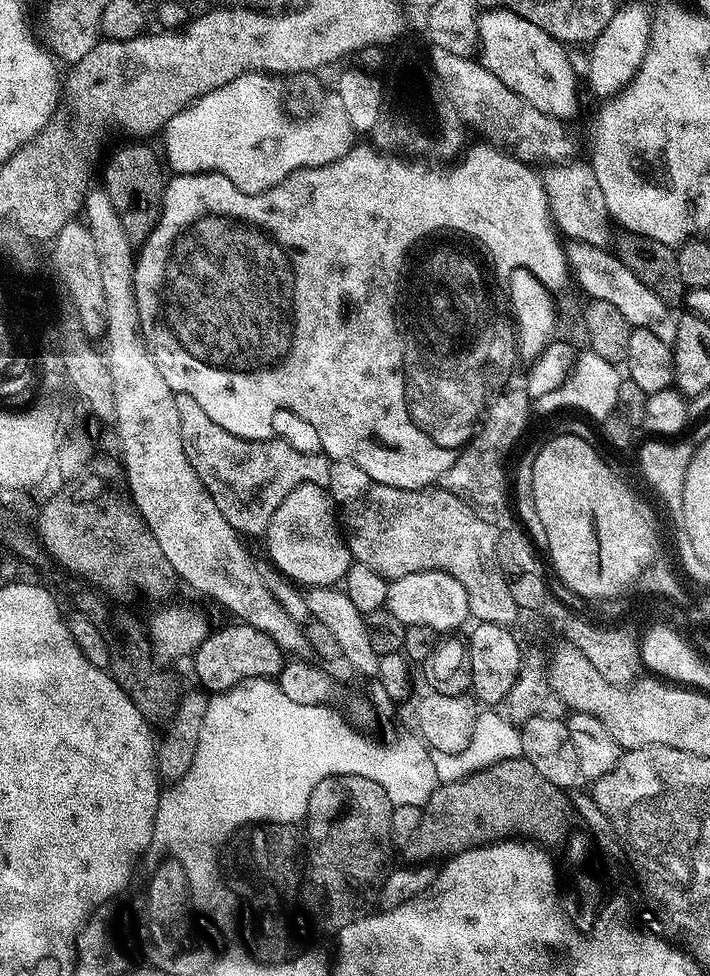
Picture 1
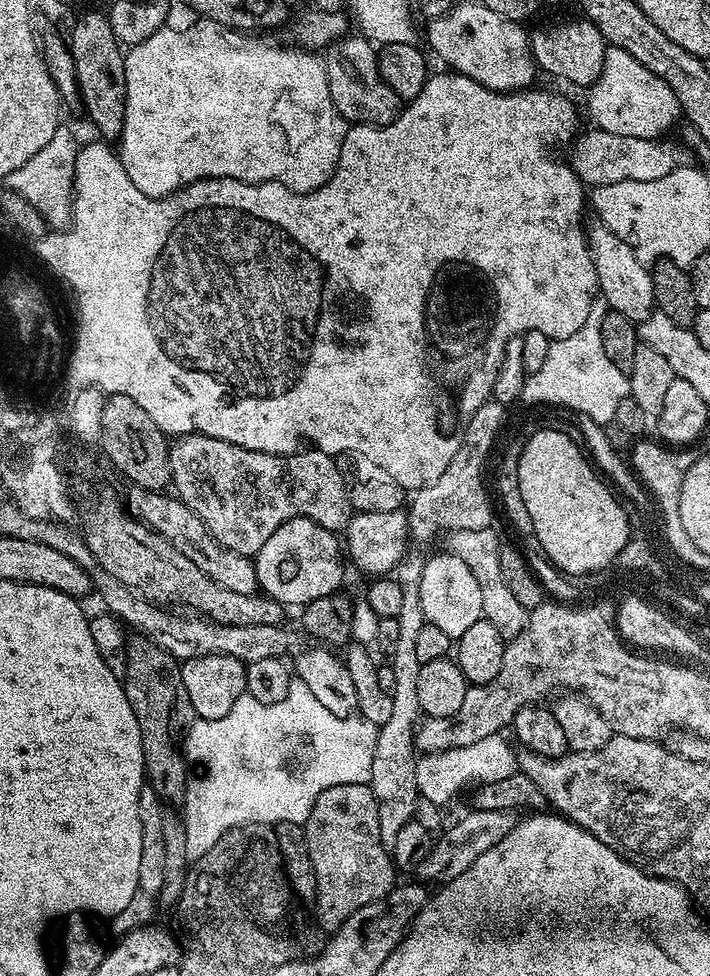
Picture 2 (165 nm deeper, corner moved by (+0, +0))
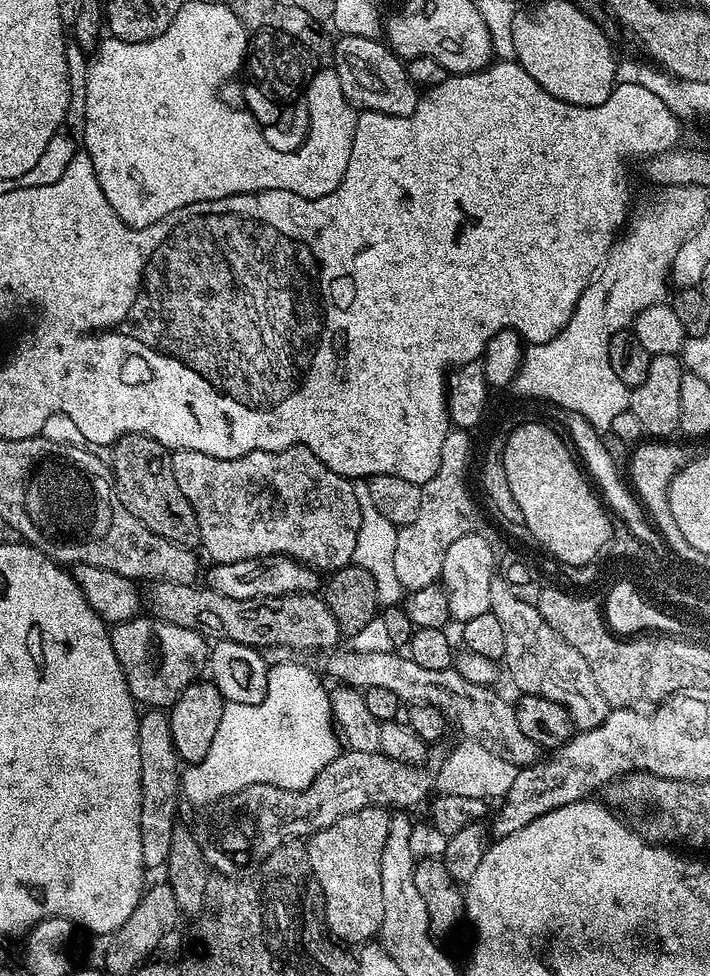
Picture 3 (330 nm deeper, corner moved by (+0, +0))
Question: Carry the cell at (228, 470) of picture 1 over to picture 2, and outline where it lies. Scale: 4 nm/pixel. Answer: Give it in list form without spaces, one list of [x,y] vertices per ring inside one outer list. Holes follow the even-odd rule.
[[[189,432],[186,436],[175,437],[168,445],[168,465],[172,471],[170,484],[173,489],[176,487],[174,492],[178,499],[204,520],[209,534],[222,547],[252,558],[266,546],[266,538],[287,520],[305,516],[337,534],[343,533],[352,521],[354,509],[341,465],[319,448],[309,447],[307,451],[277,454],[246,450],[225,440],[203,436],[201,432]]]

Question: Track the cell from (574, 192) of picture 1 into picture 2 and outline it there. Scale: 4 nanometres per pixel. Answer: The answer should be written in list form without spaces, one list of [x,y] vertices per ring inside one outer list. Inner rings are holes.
[[[596,222],[591,229],[587,229],[588,249],[592,252],[592,261],[594,262],[594,270],[596,271],[596,282],[598,285],[599,295],[602,297],[605,305],[611,311],[622,314],[626,318],[630,318],[633,322],[639,322],[653,311],[656,299],[654,298],[654,285],[652,285],[651,271],[639,260],[637,249],[630,247],[622,238],[618,238],[618,234],[614,234],[603,223]]]

